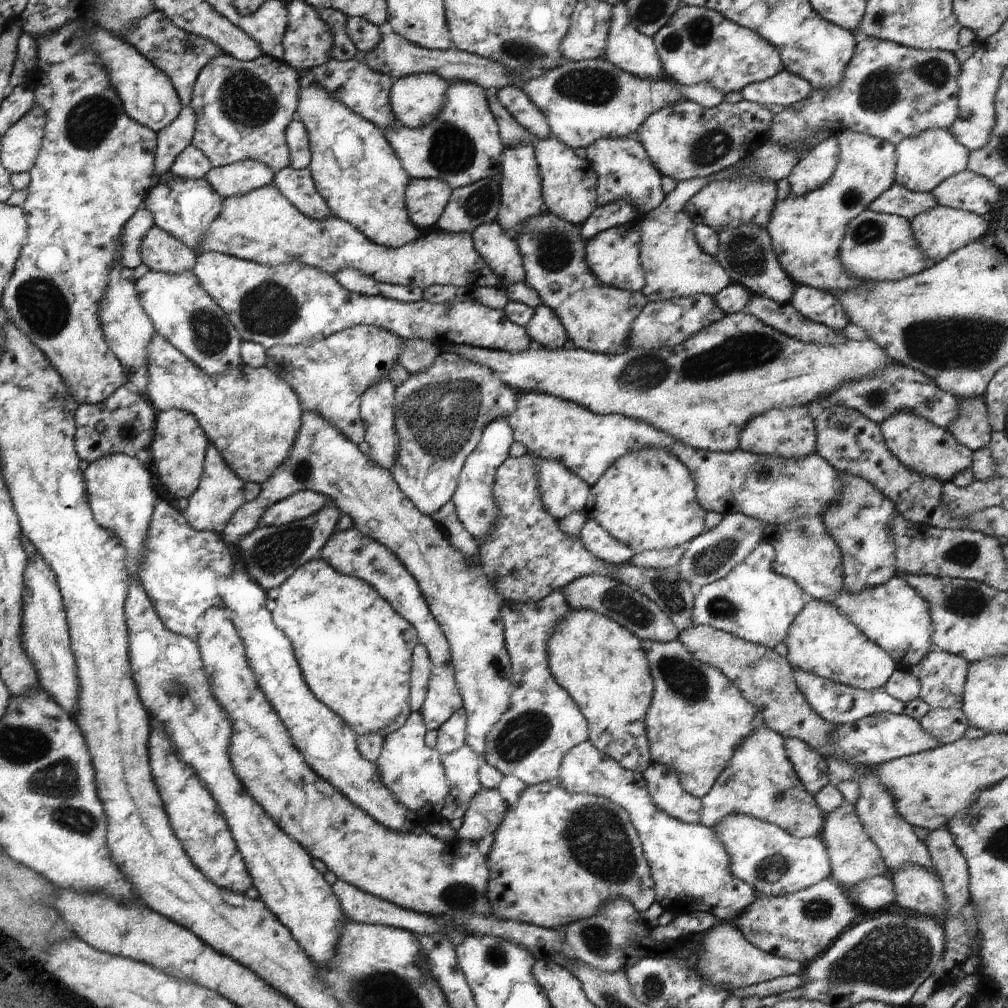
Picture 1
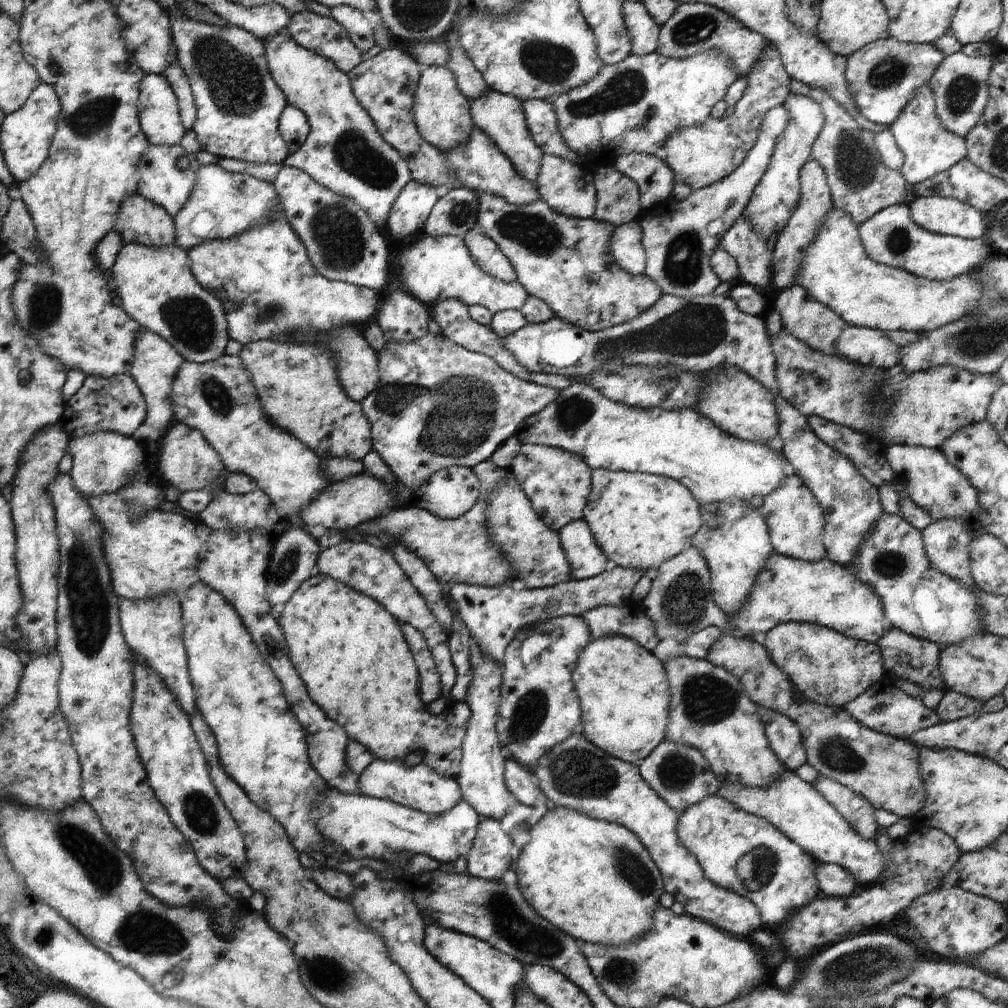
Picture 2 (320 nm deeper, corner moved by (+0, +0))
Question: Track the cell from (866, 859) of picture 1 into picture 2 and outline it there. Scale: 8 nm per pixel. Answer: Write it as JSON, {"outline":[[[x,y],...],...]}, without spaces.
{"outline":[[[819,775],[813,788],[847,821],[847,824],[864,839],[873,839],[877,832],[874,808],[867,799],[845,788],[837,781]]]}

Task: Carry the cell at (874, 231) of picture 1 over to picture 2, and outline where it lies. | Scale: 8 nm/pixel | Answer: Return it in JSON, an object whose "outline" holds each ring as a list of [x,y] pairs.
{"outline":[[[889,205],[856,227],[866,255],[876,263],[903,269],[932,281],[948,281],[959,275],[975,272],[993,252],[981,239],[964,239],[938,235],[923,230],[910,217],[908,205]]]}

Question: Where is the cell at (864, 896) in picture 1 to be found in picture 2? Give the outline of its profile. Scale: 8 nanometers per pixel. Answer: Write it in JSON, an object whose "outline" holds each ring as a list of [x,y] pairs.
{"outline":[[[816,863],[814,875],[823,897],[846,897],[856,886],[853,875],[833,863]]]}

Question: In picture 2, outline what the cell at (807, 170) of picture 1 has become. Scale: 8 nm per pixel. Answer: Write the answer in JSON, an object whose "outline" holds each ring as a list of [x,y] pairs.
{"outline":[[[807,159],[798,172],[799,196],[796,207],[787,219],[785,226],[776,236],[776,242],[771,253],[772,275],[770,284],[773,290],[791,288],[796,284],[796,274],[804,248],[813,240],[822,218],[828,210],[833,208],[830,199],[830,190],[826,181],[824,170],[816,160]]]}

